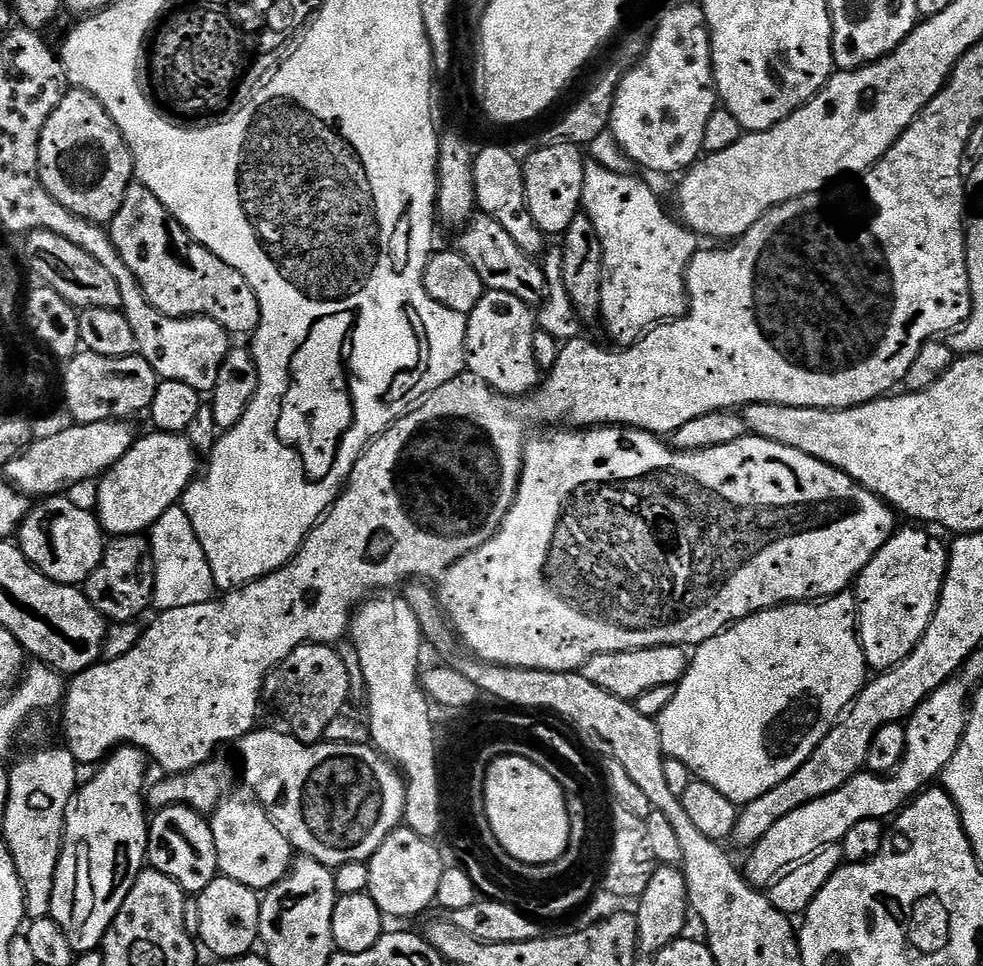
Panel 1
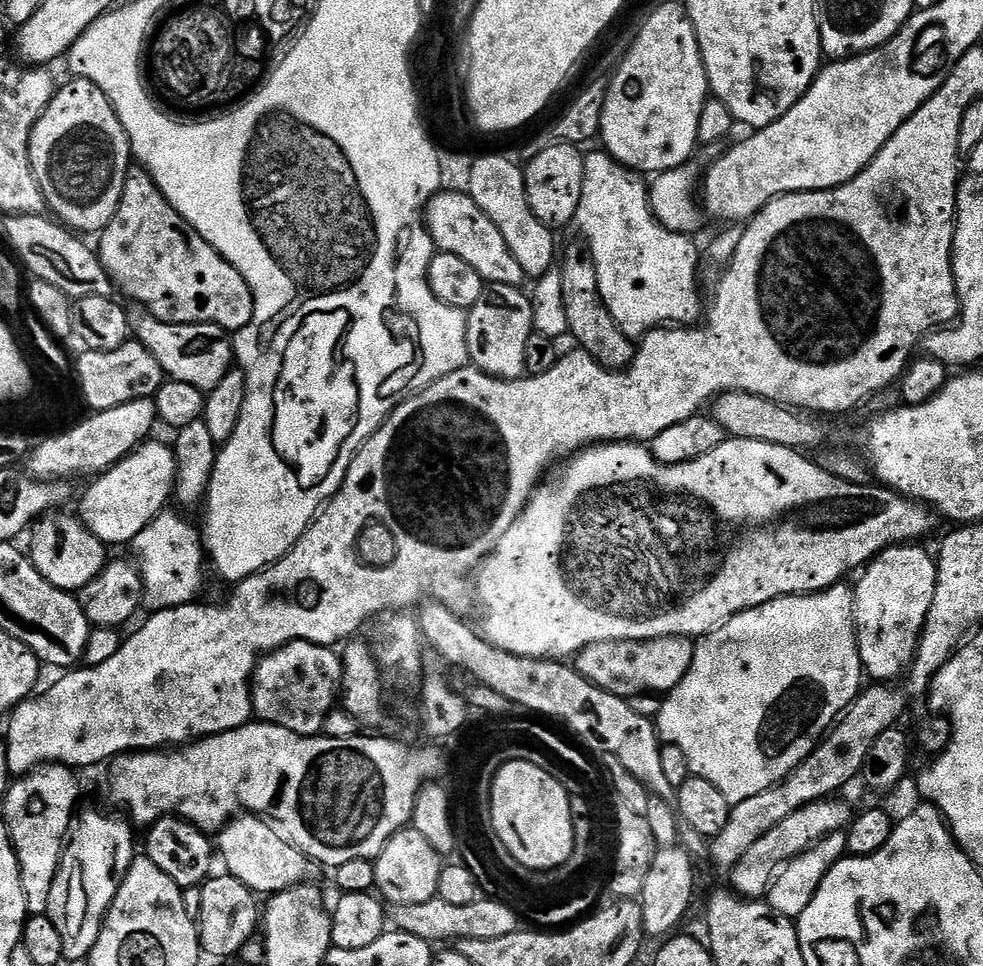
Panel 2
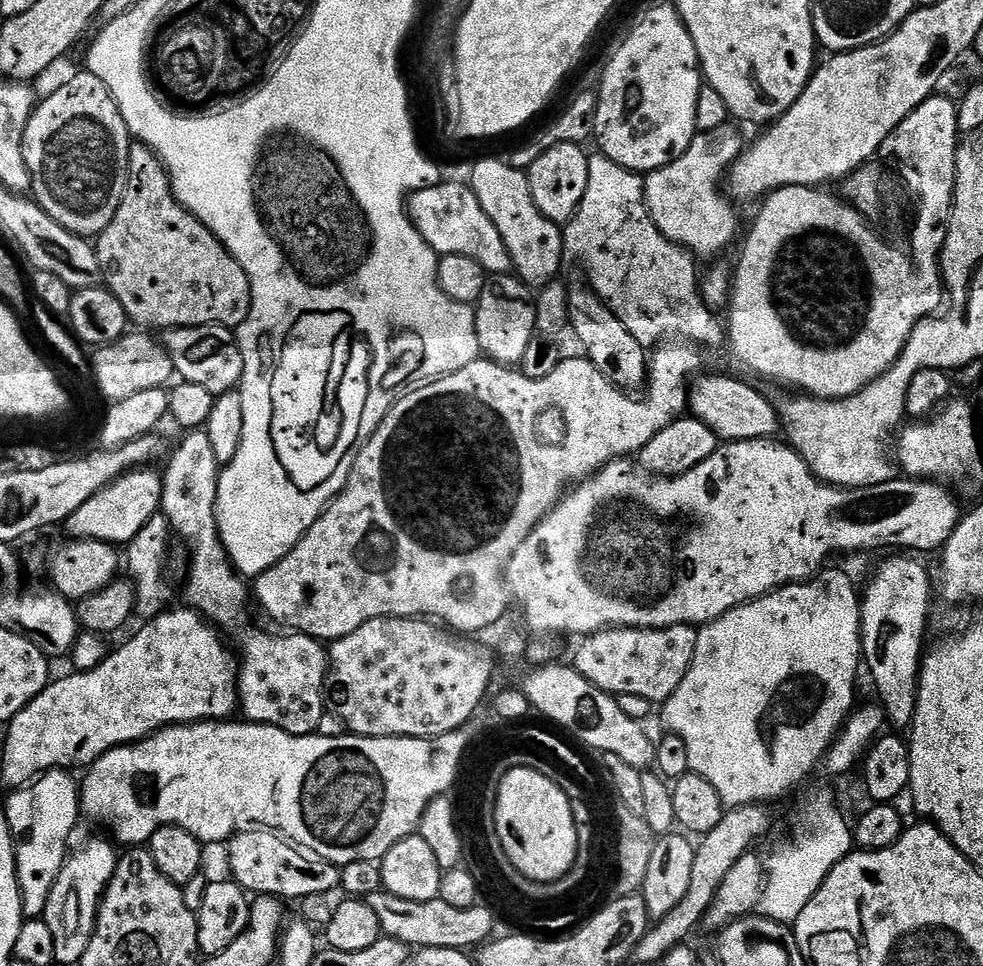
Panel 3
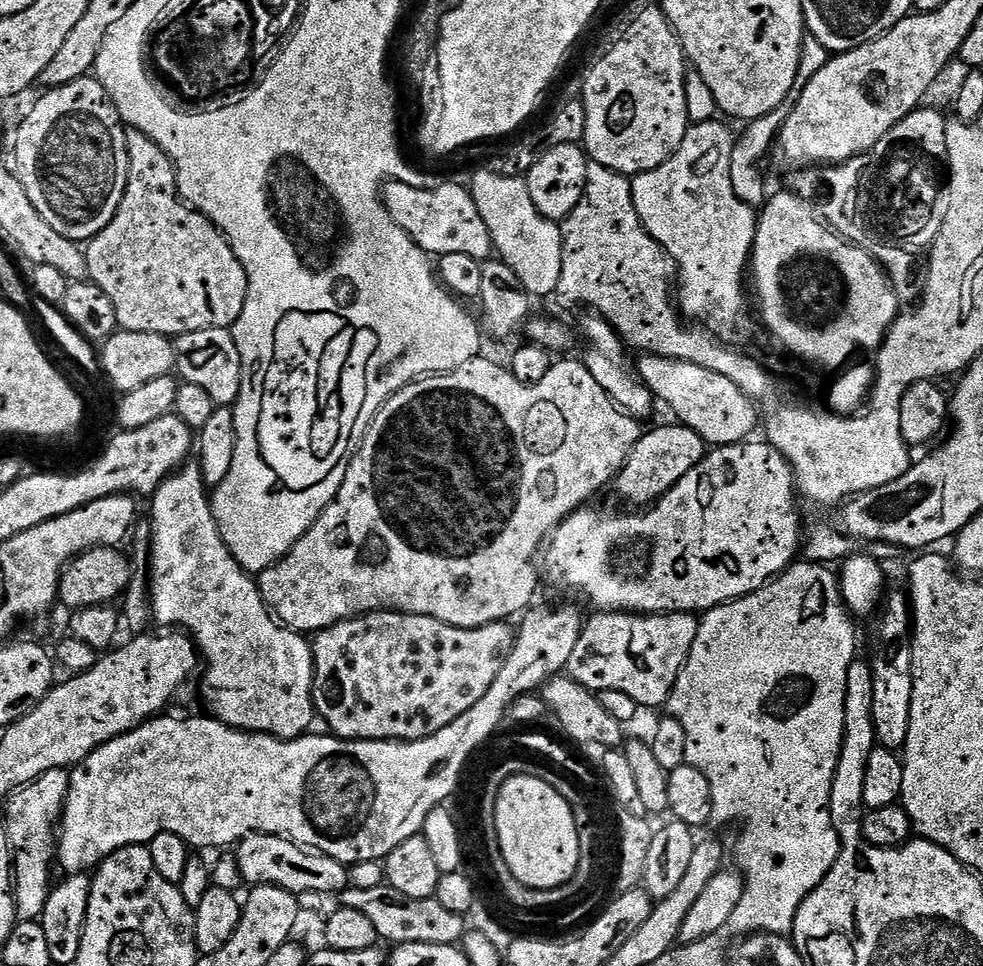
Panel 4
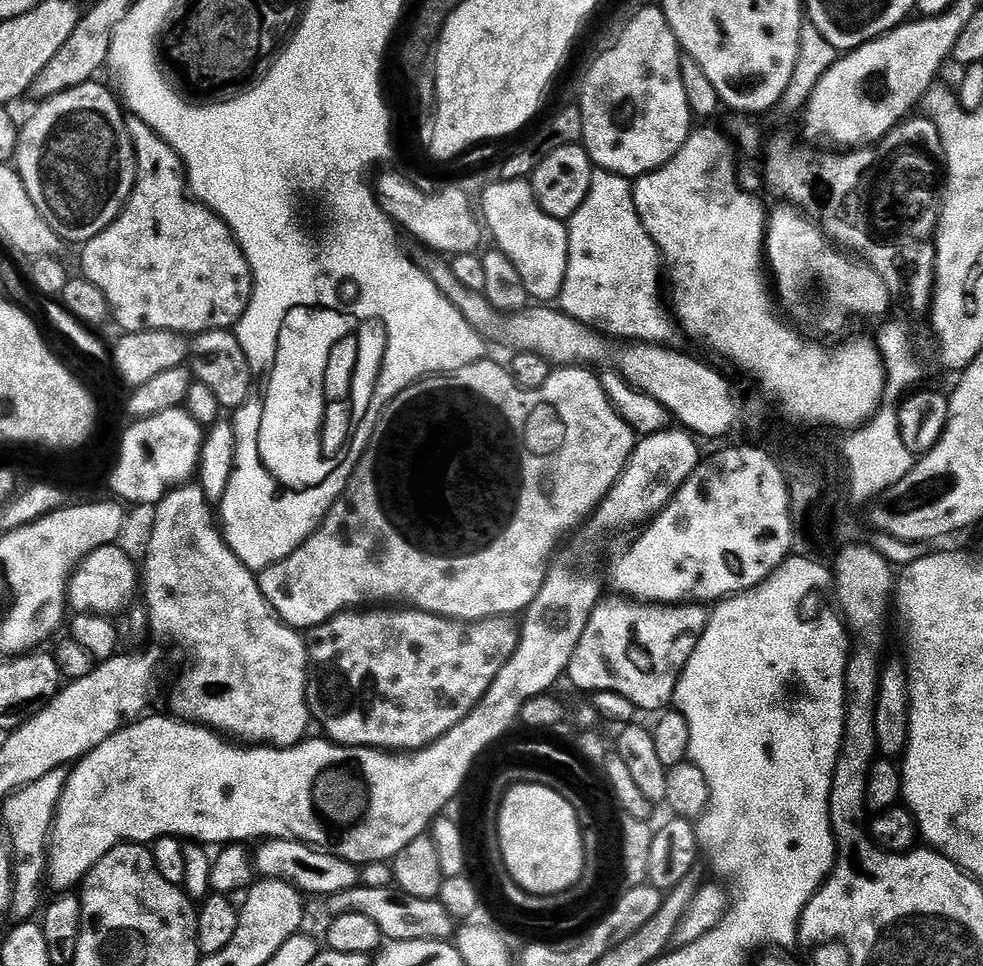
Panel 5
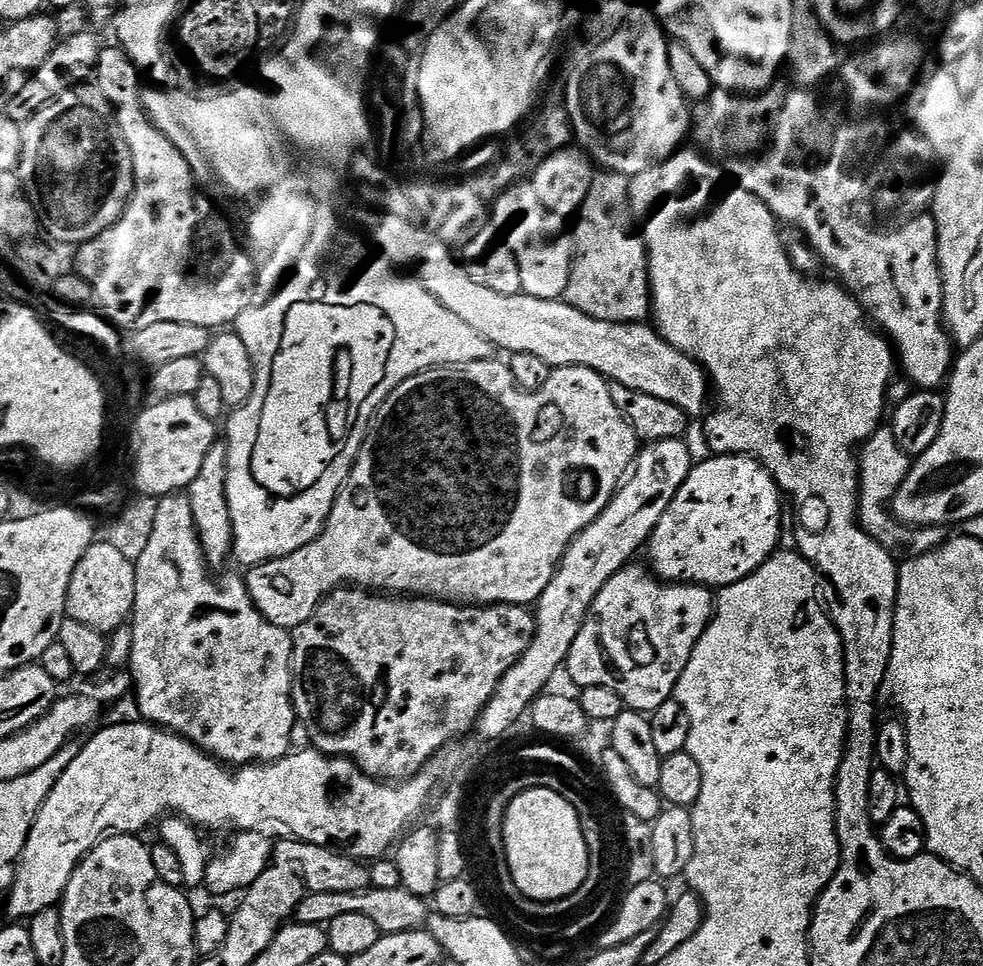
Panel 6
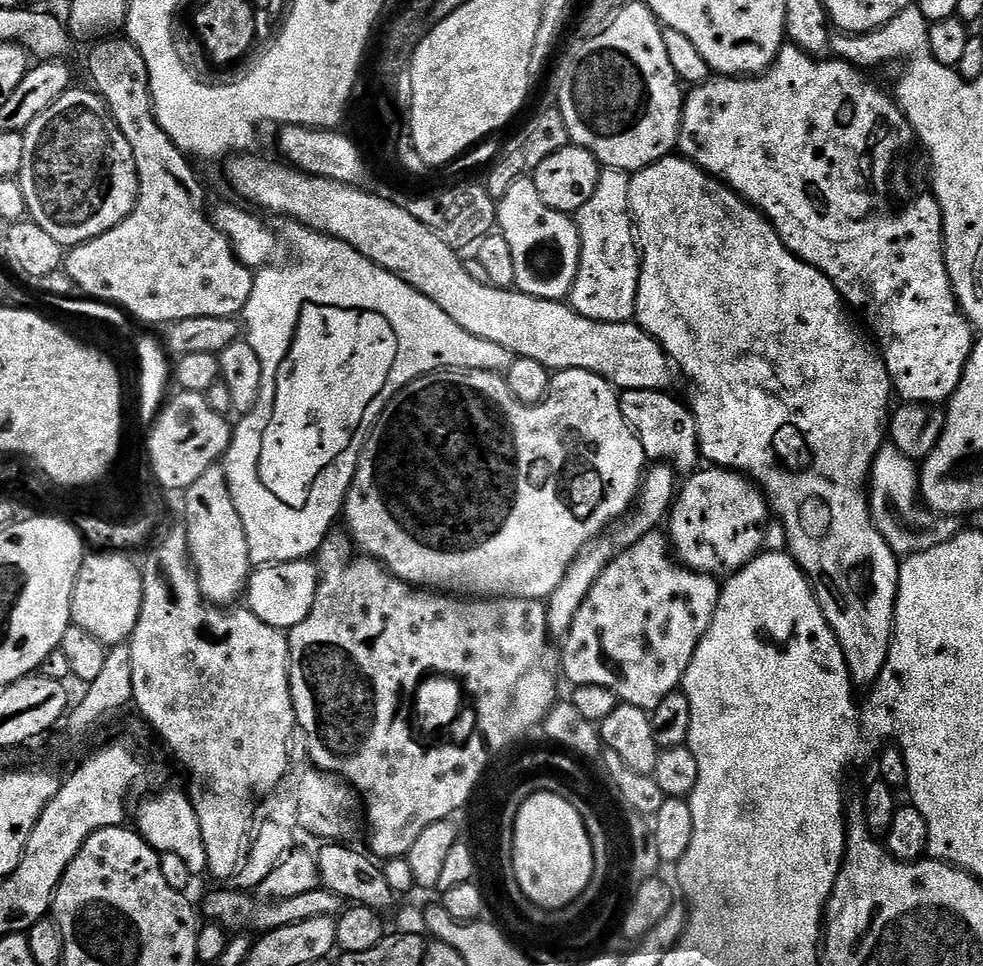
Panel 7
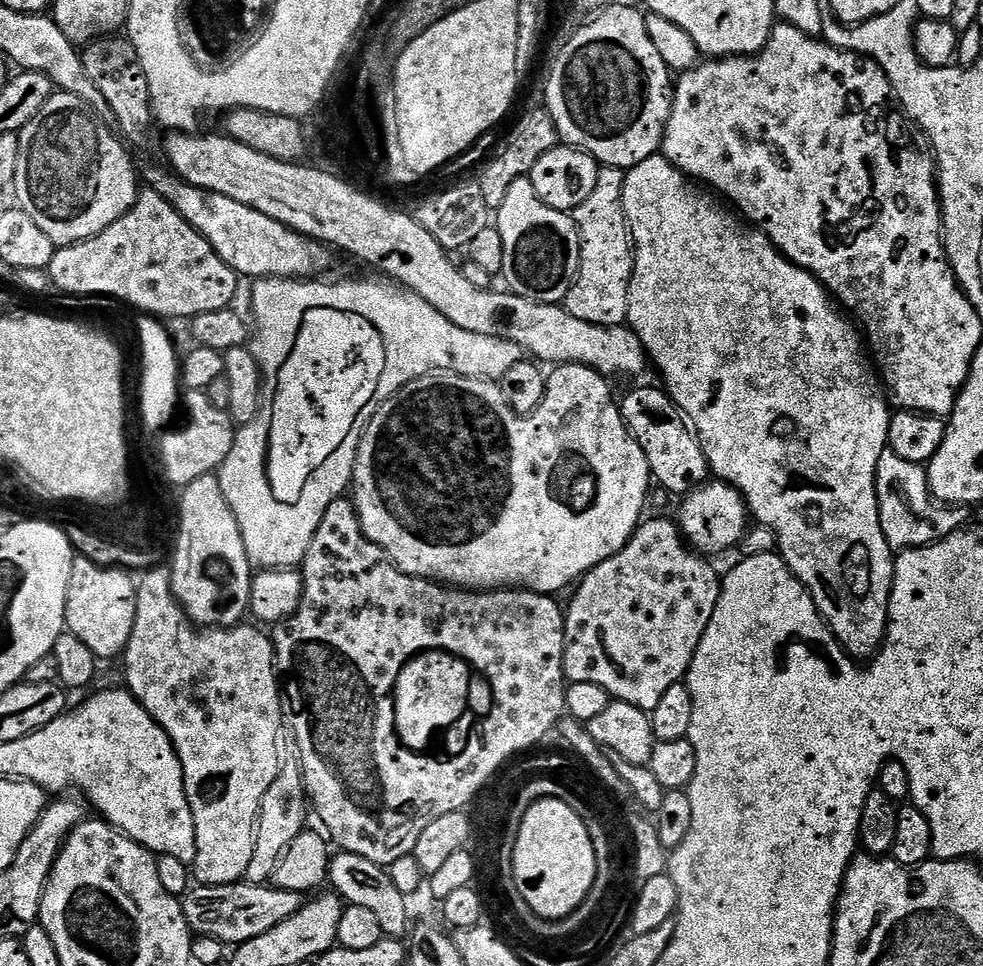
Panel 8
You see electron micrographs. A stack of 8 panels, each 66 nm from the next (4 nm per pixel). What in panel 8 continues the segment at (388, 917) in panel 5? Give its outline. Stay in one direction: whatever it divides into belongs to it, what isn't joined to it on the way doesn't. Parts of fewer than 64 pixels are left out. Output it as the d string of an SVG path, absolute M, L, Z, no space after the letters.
M227 884L226 886L196 886L183 897L184 913L188 928L196 936L218 938L225 946L235 946L274 930L286 918L298 914L300 907L306 903L305 893L282 890L275 886L262 884Z

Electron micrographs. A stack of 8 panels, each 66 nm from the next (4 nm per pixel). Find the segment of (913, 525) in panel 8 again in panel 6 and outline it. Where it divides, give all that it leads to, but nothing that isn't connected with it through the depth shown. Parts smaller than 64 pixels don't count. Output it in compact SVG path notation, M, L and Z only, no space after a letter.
M882 426L859 449L860 462L860 515L858 517L861 528L870 538L874 538L897 557L911 558L931 552L933 548L945 543L945 529L940 526L931 528L913 528L900 523L890 511L892 495L899 490L902 482L908 476L910 458L898 446L891 427Z

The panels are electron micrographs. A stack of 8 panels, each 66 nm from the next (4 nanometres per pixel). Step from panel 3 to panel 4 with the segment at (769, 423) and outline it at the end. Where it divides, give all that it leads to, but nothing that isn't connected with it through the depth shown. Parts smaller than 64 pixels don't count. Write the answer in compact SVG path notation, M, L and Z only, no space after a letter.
M644 354L635 361L637 376L657 401L668 404L675 419L684 427L694 430L704 439L705 445L723 446L742 444L749 439L752 431L758 428L758 409L752 399L730 378L714 374L702 366L694 366L685 360L671 360L666 356Z

